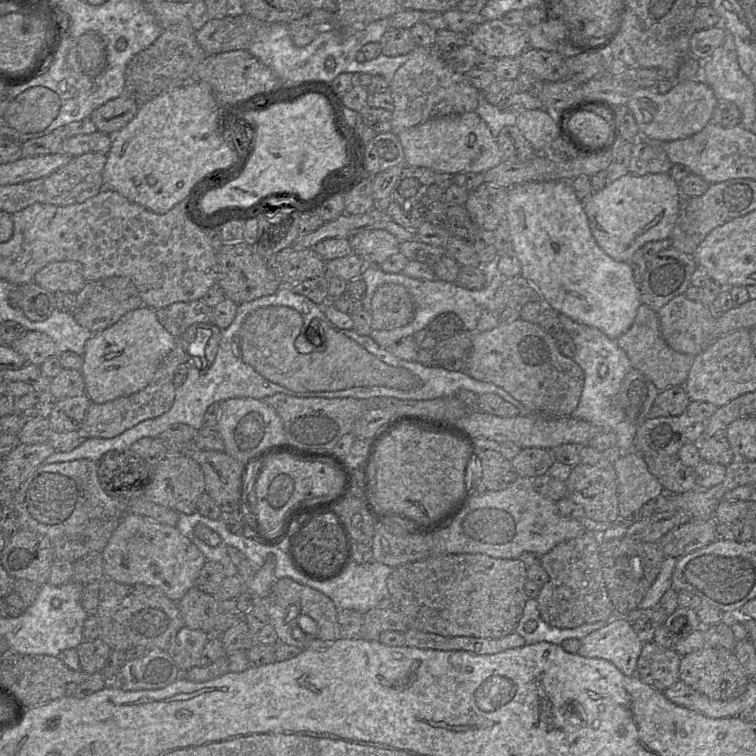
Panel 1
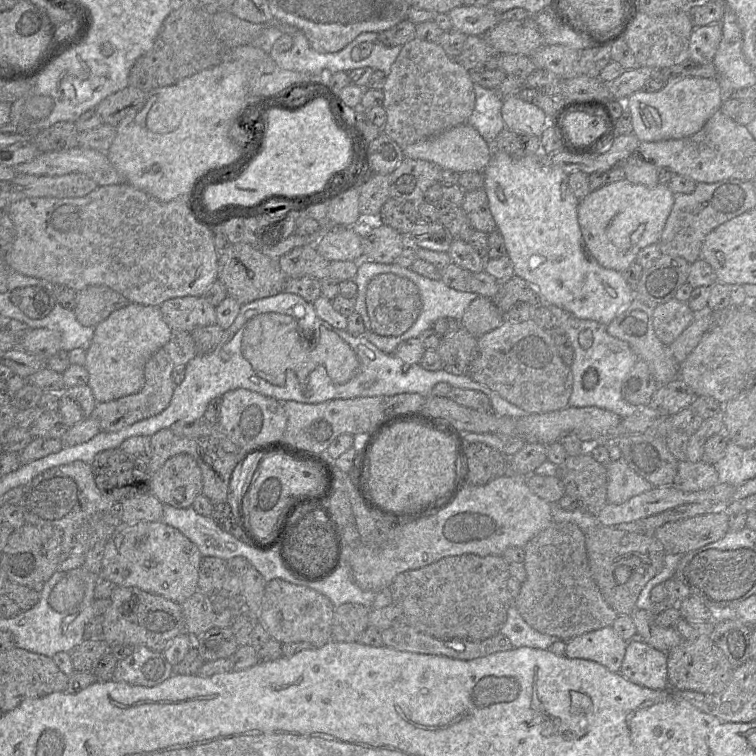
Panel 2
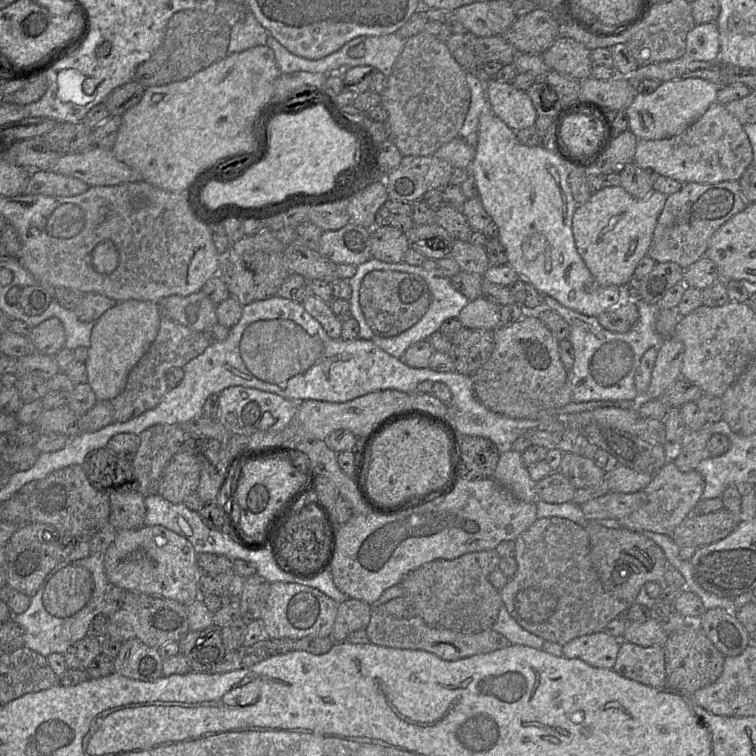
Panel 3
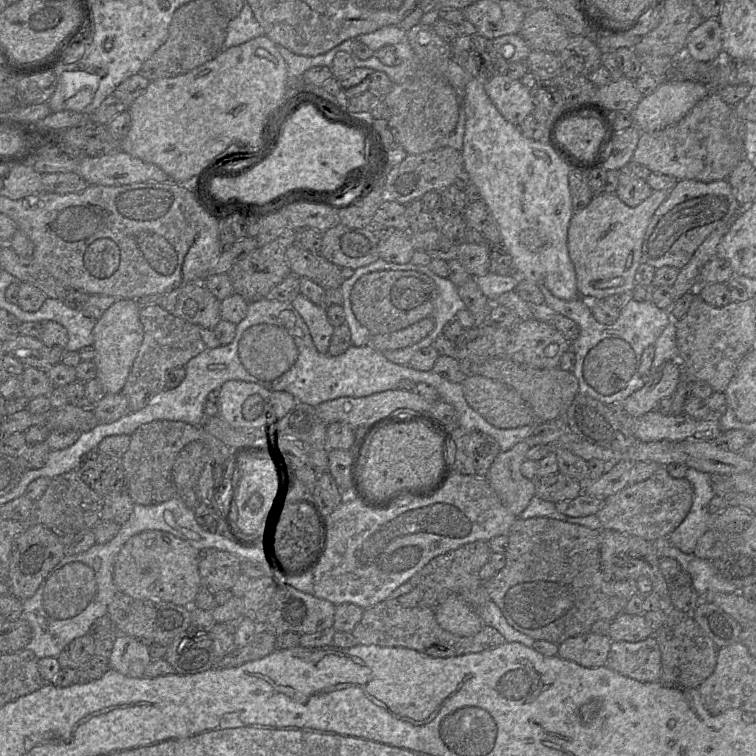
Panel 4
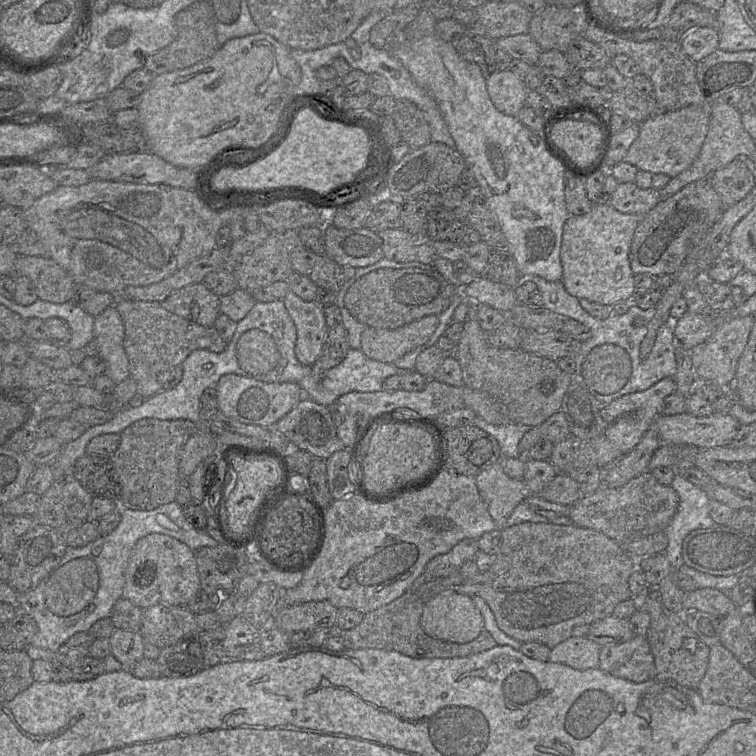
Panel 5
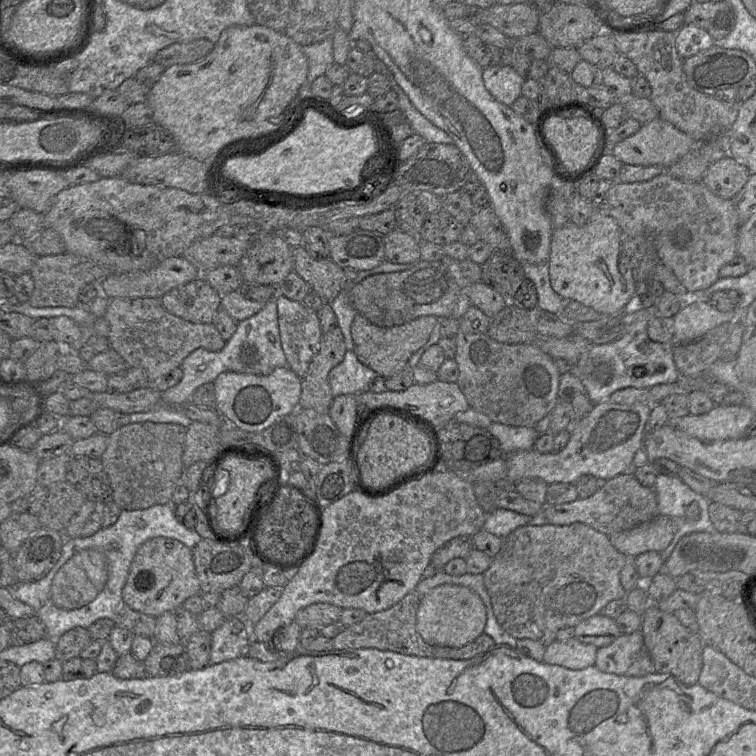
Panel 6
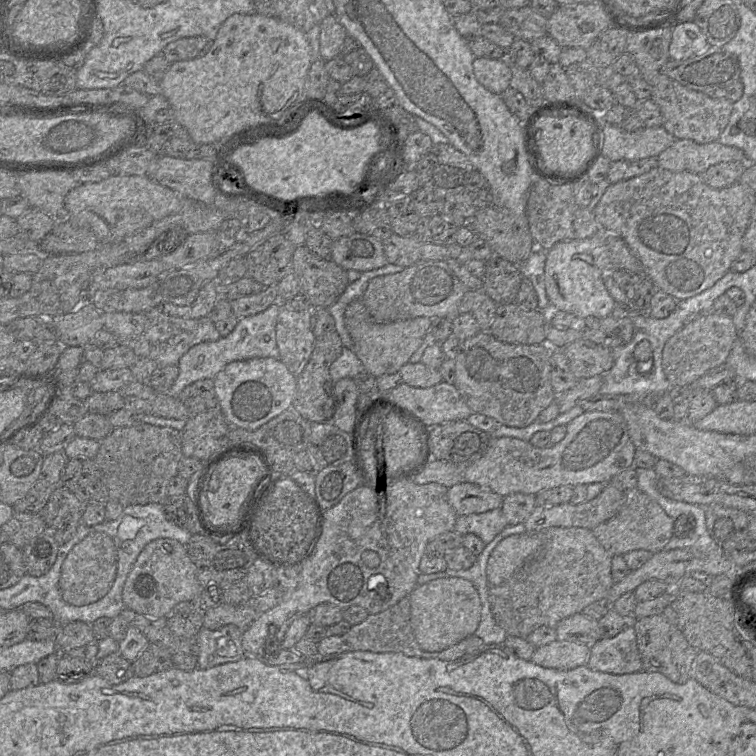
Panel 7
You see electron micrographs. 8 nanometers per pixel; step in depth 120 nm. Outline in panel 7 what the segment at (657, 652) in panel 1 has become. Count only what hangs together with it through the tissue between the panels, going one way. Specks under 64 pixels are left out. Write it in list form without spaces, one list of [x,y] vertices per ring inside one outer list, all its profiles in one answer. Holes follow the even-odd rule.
[[[632,620],[612,638],[603,638],[590,647],[586,664],[590,669],[611,674],[627,674],[642,670]]]

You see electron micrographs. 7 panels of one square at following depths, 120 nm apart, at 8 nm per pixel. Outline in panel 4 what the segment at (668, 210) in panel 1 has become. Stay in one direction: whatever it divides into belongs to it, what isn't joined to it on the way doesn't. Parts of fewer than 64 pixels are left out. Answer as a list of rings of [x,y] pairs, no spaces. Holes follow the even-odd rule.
[[[653,191],[638,206],[629,207],[616,193],[602,193],[593,196],[583,210],[573,214],[568,226],[567,248],[574,265],[577,289],[581,297],[588,300],[604,300],[611,295],[630,294],[636,284],[635,273],[642,263],[642,243],[646,229],[655,210],[668,195],[669,191]]]

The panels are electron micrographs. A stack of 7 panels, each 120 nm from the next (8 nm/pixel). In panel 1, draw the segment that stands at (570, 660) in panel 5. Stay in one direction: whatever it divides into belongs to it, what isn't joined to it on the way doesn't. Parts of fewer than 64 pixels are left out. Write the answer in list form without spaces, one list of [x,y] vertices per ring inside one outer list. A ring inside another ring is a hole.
[[[615,617],[579,641],[577,653],[581,656],[605,659],[623,674],[636,675],[637,661],[644,643],[626,618]]]

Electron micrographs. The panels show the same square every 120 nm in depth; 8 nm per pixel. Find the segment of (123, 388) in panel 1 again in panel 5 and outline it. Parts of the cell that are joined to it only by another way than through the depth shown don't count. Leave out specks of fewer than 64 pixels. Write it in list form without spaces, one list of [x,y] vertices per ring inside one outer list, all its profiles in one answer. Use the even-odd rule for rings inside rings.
[[[115,306],[95,317],[93,339],[99,346],[99,357],[106,364],[106,375],[119,384],[129,375],[129,361],[124,349],[124,324]]]

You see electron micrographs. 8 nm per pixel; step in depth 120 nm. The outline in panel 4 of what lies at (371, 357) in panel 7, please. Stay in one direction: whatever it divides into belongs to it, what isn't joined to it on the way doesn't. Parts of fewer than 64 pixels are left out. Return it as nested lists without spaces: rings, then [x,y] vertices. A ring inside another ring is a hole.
[[[426,317],[404,329],[372,335],[370,344],[380,352],[405,348],[421,341],[433,328],[433,318]]]

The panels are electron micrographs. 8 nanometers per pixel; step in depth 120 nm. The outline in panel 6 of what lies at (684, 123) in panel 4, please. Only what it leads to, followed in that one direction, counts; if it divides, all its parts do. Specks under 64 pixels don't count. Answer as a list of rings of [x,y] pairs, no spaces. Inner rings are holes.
[[[657,117],[652,121],[642,124],[640,129],[633,135],[618,142],[613,147],[611,153],[623,164],[658,165],[667,169],[694,149],[698,143],[670,122]]]

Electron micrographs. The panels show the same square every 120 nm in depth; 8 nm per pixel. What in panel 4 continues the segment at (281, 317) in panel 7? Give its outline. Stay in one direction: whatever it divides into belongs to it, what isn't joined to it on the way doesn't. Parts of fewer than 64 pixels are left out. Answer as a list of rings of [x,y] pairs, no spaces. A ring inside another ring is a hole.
[[[301,293],[291,303],[307,325],[316,349],[327,353],[335,326],[328,319],[326,306],[313,303]]]

